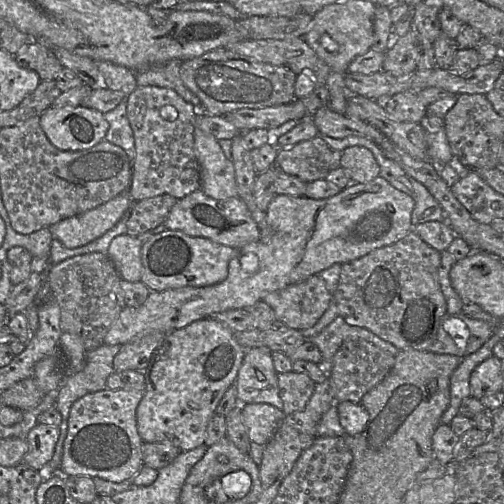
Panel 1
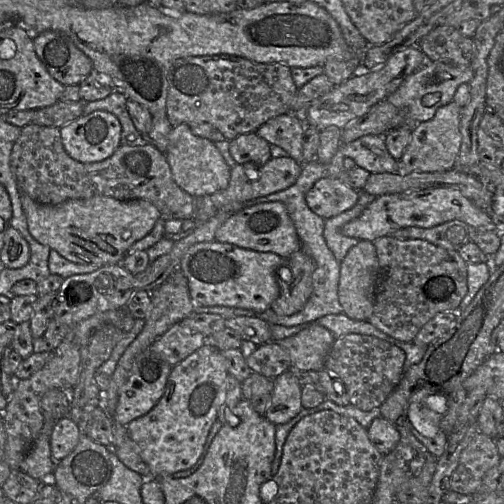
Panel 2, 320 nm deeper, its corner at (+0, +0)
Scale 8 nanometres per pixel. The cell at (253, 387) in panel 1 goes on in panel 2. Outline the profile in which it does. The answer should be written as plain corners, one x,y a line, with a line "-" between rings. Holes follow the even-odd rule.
292,369
274,378
273,385
271,402
264,416
274,425
280,425
289,422
302,410
302,387

